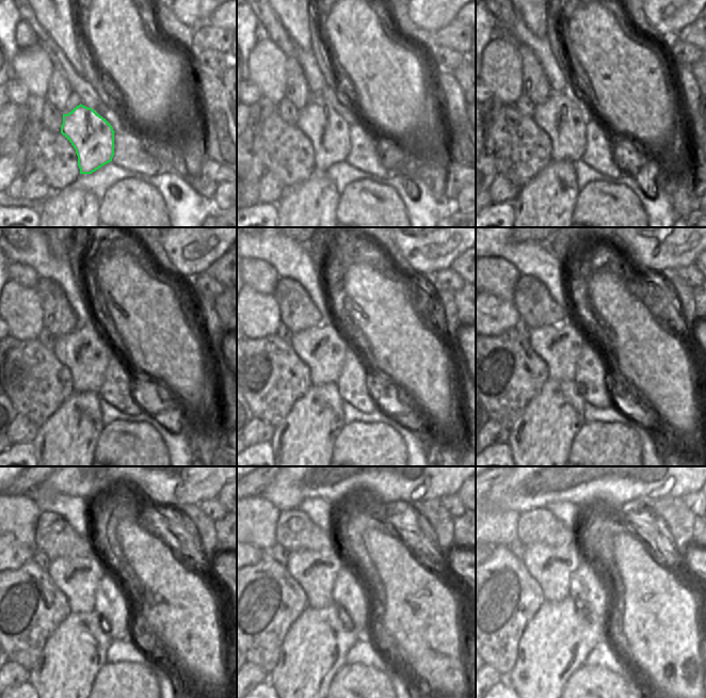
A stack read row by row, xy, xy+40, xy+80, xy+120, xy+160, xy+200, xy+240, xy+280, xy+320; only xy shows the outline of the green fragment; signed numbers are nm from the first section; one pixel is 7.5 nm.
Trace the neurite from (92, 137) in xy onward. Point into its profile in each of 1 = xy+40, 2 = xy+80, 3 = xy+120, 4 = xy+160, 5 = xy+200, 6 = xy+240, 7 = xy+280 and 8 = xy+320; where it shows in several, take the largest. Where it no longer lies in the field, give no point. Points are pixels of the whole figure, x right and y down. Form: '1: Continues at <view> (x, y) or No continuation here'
1: Continues at xy+40 (329, 132)
2: Continues at xy+80 (560, 117)
3: Continues at xy+120 (85, 352)
4: Continues at xy+160 (322, 349)
5: Continues at xy+200 (560, 347)
6: Continues at xy+240 (78, 578)
7: Continues at xy+280 (315, 572)
8: Continues at xy+320 (551, 567).

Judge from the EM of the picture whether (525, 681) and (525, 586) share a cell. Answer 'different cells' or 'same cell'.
different cells

